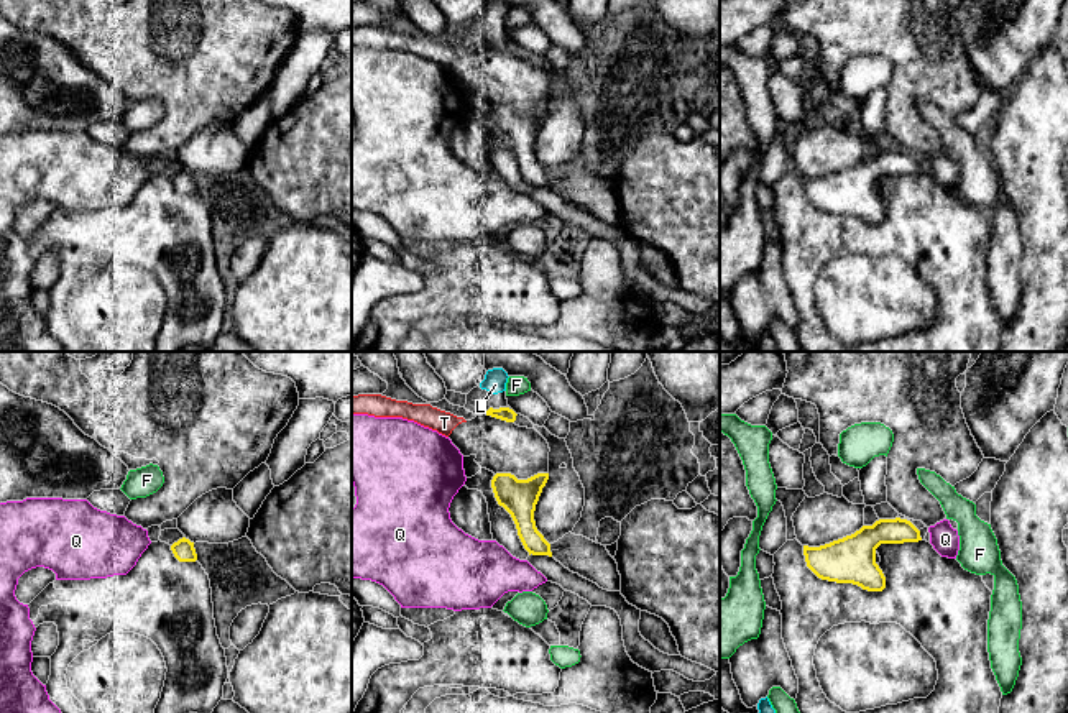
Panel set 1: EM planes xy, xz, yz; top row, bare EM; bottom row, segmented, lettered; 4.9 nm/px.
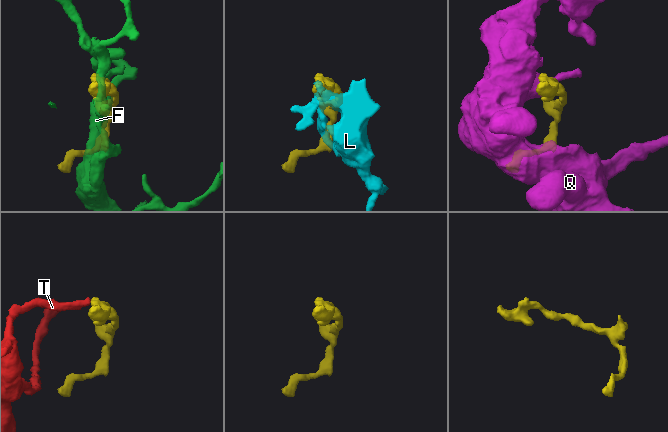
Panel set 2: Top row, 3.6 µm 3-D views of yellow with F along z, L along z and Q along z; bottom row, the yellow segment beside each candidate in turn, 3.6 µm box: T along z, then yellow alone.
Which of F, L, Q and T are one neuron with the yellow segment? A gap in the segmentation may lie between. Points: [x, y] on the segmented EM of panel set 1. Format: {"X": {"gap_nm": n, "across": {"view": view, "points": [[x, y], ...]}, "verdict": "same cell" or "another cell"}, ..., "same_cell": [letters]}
{"F": {"gap_nm": 60, "across": {"view": "xz", "points": [[506, 408], [506, 395]]}, "verdict": "another cell"}, "L": {"gap_nm": 70, "across": {"view": "xz", "points": [[492, 408], [492, 393]]}, "verdict": "same cell"}, "Q": {"gap_nm": 40, "across": {"view": "xz", "points": [[529, 554], [526, 561]]}, "verdict": "another cell"}, "T": {"gap_nm": 110, "across": {"view": "xz", "points": [[487, 414], [465, 421]]}, "verdict": "another cell"}, "same_cell": ["L"]}

